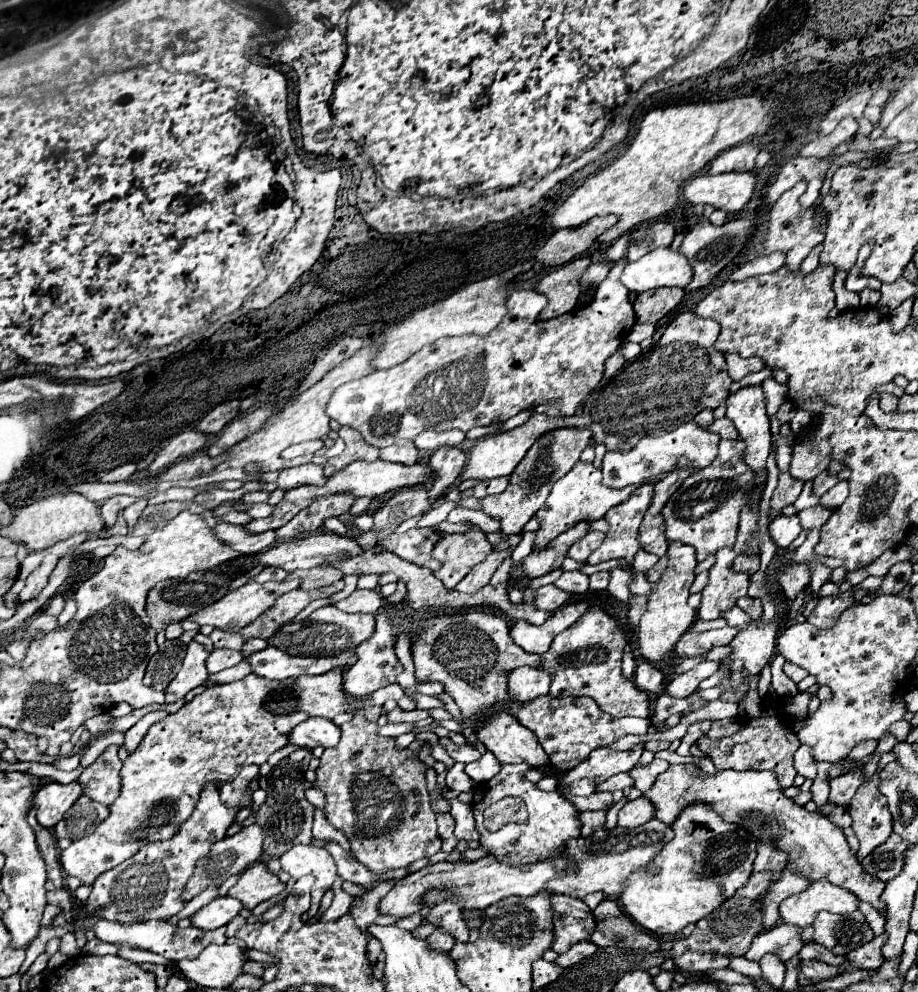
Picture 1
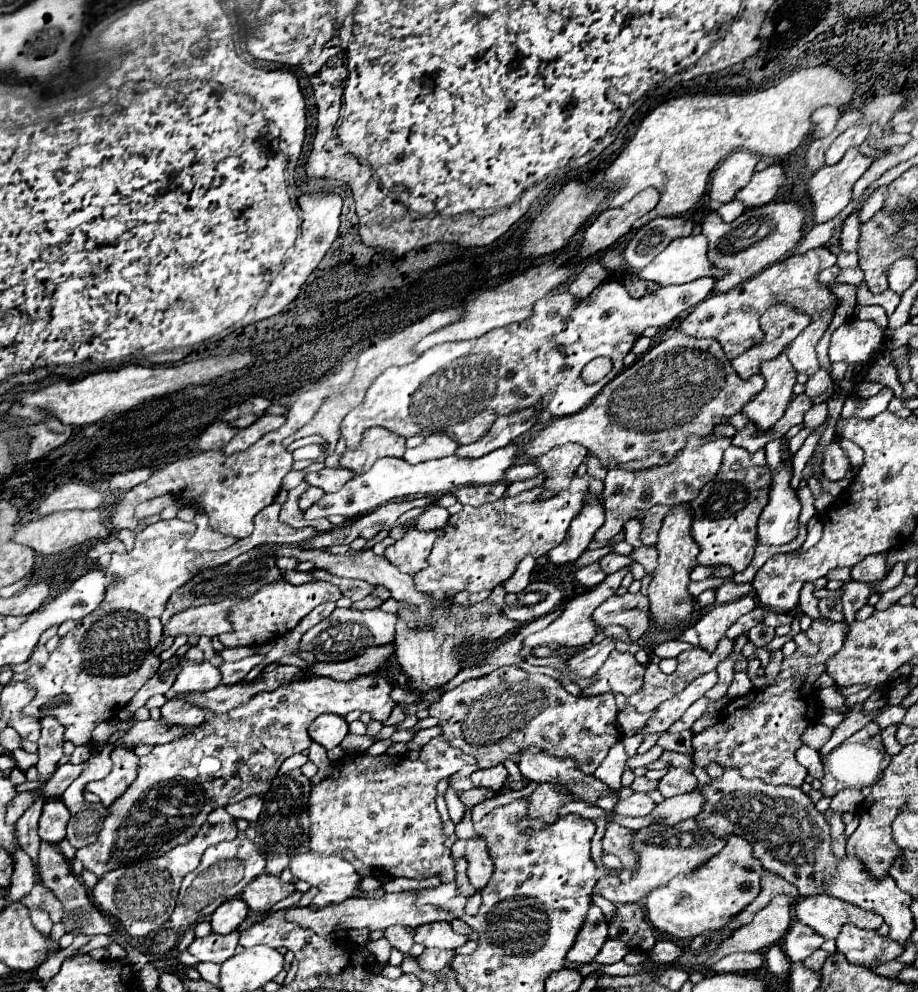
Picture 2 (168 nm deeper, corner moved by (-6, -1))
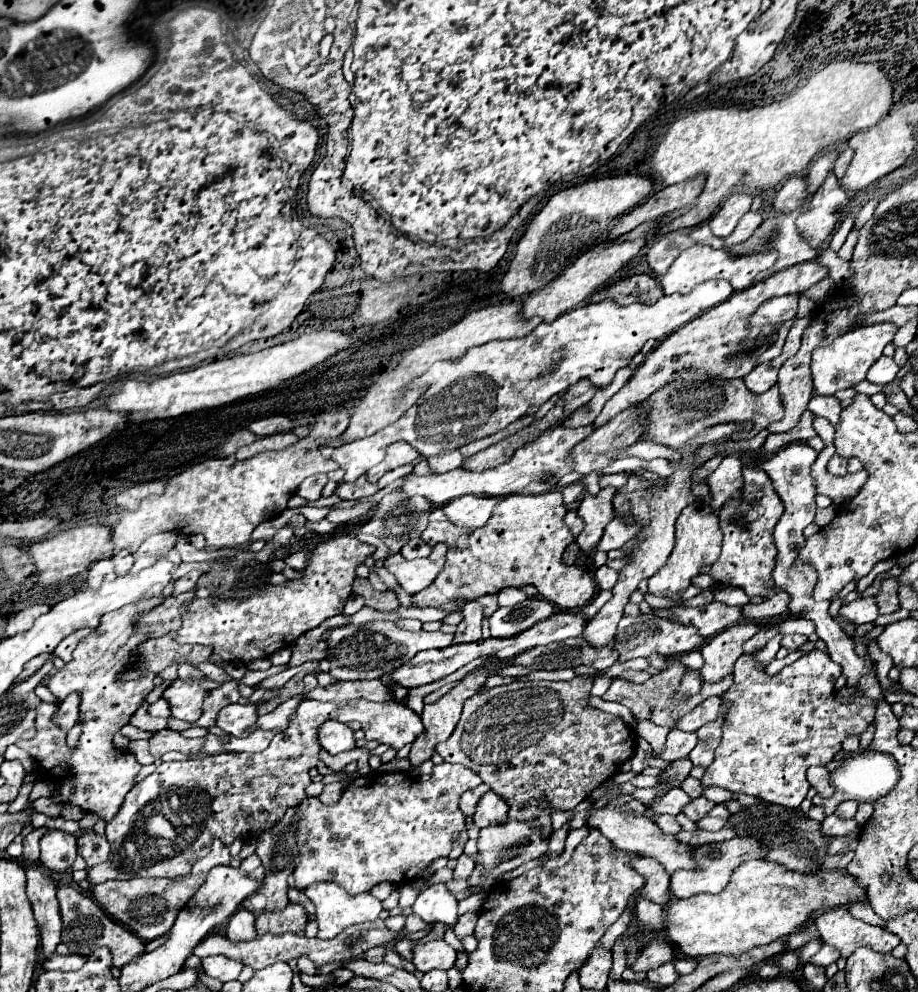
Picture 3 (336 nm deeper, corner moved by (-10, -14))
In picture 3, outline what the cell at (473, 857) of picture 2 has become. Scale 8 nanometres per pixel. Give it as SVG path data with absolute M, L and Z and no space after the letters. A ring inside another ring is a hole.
M463 853L463 855L457 859L457 867L455 867L453 879L455 879L455 881L459 881L459 879L467 879L467 877L473 873L473 869L475 869L473 859L471 859L469 855Z

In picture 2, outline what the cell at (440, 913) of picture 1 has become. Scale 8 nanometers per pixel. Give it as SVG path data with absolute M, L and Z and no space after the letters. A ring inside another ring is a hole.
M431 922L415 930L415 942L421 942L427 948L459 948L467 942L463 934L457 934L449 922Z

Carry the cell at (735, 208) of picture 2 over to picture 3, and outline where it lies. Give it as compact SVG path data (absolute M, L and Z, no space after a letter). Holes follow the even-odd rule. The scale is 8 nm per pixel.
M753 211L745 213L743 219L739 221L739 225L735 227L735 231L729 235L729 239L725 239L725 247L733 247L741 241L747 241L763 221L765 221L763 213L753 213Z

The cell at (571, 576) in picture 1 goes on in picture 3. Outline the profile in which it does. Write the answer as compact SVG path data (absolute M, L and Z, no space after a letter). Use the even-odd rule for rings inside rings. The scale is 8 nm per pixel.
M603 565L603 567L599 567L597 573L595 573L595 583L597 583L599 589L613 589L615 583L617 583L617 577L619 577L617 571L613 571L613 569L609 569L607 565Z

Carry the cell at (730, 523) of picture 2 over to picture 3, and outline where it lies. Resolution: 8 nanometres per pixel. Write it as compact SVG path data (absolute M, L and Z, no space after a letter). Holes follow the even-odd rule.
M745 465L743 477L745 477L745 487L741 499L727 501L719 511L721 531L725 535L721 557L717 559L717 563L703 567L703 573L711 575L719 585L743 589L749 597L761 595L769 599L779 593L779 587L771 583L771 571L775 567L775 543L771 535L775 523L783 515L783 503L777 491L773 489L769 475L761 467Z

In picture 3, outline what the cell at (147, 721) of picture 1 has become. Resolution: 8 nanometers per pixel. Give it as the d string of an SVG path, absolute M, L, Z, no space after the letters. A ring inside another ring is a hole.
M229 705L217 717L217 727L229 731L235 737L247 737L253 727L257 727L257 705Z

